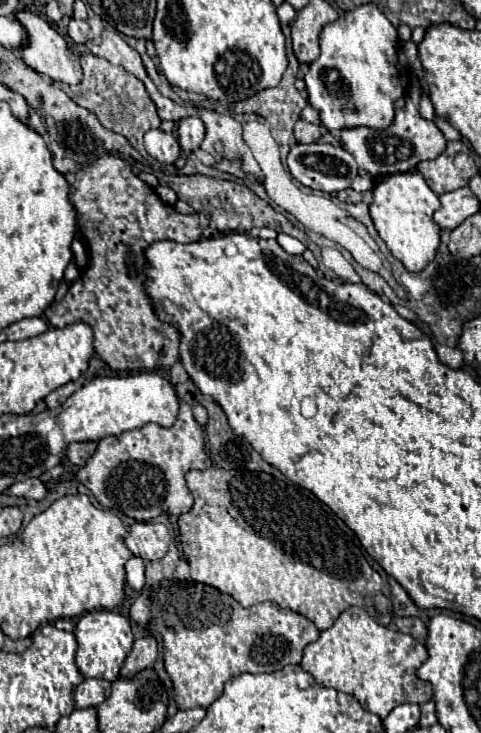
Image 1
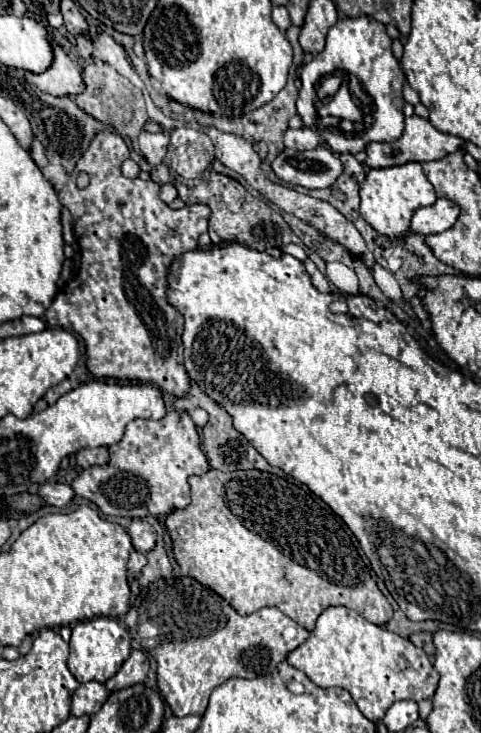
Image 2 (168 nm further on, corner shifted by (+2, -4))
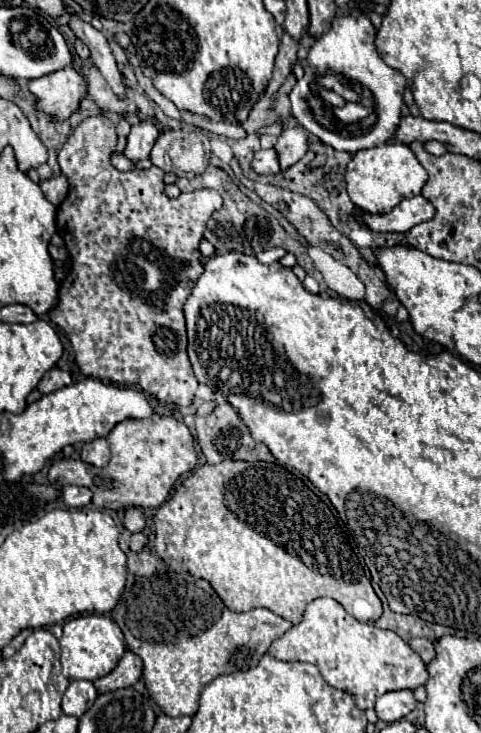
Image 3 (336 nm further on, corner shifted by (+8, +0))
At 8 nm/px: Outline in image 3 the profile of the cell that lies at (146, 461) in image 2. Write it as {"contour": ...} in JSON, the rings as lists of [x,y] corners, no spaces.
{"contour":[[[152,415],[146,419],[126,419],[118,423],[106,437],[112,457],[106,467],[98,469],[78,459],[64,459],[50,467],[48,479],[52,485],[80,485],[88,487],[92,495],[92,505],[98,509],[124,511],[128,507],[154,509],[160,507],[174,483],[196,467],[194,437],[190,429],[176,417]]]}

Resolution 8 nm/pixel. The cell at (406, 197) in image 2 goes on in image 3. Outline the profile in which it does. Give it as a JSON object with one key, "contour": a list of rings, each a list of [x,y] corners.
{"contour":[[[392,141],[354,153],[344,177],[352,203],[370,215],[384,215],[392,211],[402,199],[420,195],[428,181],[426,169],[418,163],[410,147]]]}

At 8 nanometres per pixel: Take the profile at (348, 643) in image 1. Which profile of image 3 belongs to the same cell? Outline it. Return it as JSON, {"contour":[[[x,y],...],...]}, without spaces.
{"contour":[[[334,599],[312,601],[304,611],[302,621],[276,639],[268,653],[280,661],[304,661],[316,665],[326,683],[350,693],[362,711],[374,707],[376,699],[388,691],[414,691],[428,681],[424,661],[406,641],[394,631],[378,629],[372,621],[356,621]]]}

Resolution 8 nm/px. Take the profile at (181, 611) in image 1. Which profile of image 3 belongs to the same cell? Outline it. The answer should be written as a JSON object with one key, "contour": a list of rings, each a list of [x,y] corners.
{"contour":[[[156,573],[144,579],[136,579],[130,585],[122,599],[116,605],[114,621],[124,629],[126,645],[130,651],[142,657],[144,661],[144,683],[150,697],[156,705],[170,717],[180,715],[194,715],[198,711],[198,701],[202,689],[214,681],[218,675],[234,673],[234,671],[248,671],[258,665],[272,641],[282,637],[292,623],[284,617],[272,613],[270,609],[252,609],[246,613],[230,611],[220,597],[214,593],[208,581],[196,579],[190,573]]]}

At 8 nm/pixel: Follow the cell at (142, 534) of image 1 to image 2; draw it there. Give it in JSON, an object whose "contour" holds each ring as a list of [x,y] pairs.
{"contour":[[[134,519],[132,525],[128,527],[128,535],[132,539],[132,545],[136,551],[148,553],[154,545],[156,545],[156,531],[150,523],[142,521],[142,519]]]}

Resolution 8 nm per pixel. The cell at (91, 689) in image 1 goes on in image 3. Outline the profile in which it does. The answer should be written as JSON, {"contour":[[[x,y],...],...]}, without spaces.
{"contour":[[[70,681],[62,699],[62,711],[66,715],[82,717],[84,711],[92,707],[96,697],[98,697],[98,691],[92,681]]]}

